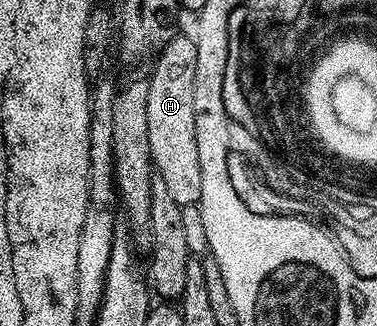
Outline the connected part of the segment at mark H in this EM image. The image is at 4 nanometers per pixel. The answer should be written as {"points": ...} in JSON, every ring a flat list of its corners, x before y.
{"points":[[175,35,169,43,162,47,161,53,157,54,153,62,154,70,148,74,148,147,152,147,152,159,154,160,154,171,157,177,164,179,168,186,168,192,172,194,172,199,181,206,197,205,200,199,200,151,196,151,196,55,198,54,198,42,193,36,182,37]]}

